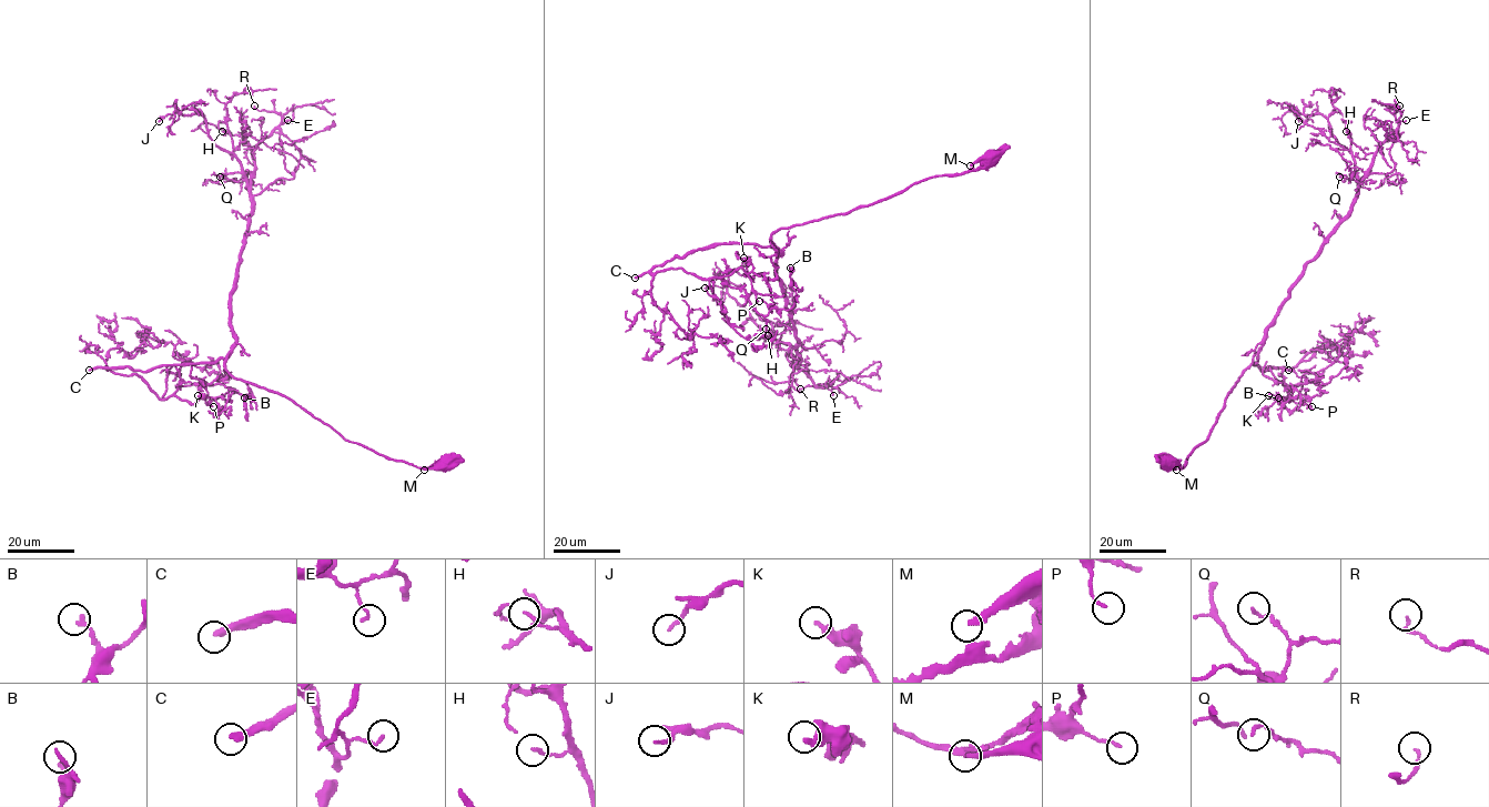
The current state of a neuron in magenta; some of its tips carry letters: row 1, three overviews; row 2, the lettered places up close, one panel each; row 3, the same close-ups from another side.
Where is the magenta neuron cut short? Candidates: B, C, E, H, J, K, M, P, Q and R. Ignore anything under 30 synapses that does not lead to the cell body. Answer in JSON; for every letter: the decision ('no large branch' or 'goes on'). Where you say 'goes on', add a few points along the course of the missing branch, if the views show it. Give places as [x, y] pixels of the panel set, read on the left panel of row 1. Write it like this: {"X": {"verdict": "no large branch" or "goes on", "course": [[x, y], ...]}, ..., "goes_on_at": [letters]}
{"B": {"verdict": "no large branch"}, "C": {"verdict": "goes on"}, "E": {"verdict": "no large branch"}, "H": {"verdict": "no large branch"}, "J": {"verdict": "no large branch"}, "K": {"verdict": "no large branch"}, "M": {"verdict": "no large branch"}, "P": {"verdict": "no large branch"}, "Q": {"verdict": "no large branch"}, "R": {"verdict": "no large branch"}, "goes_on_at": ["C"]}

